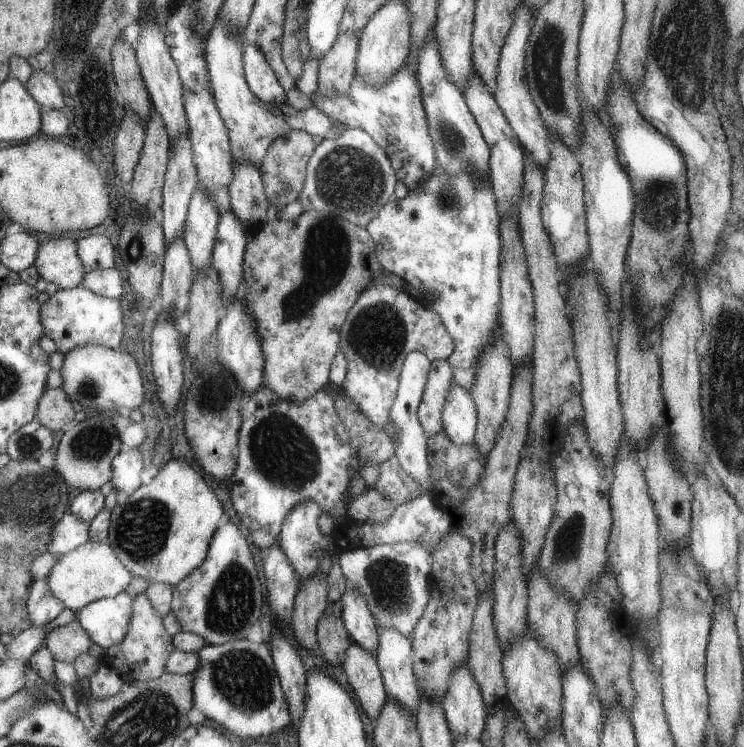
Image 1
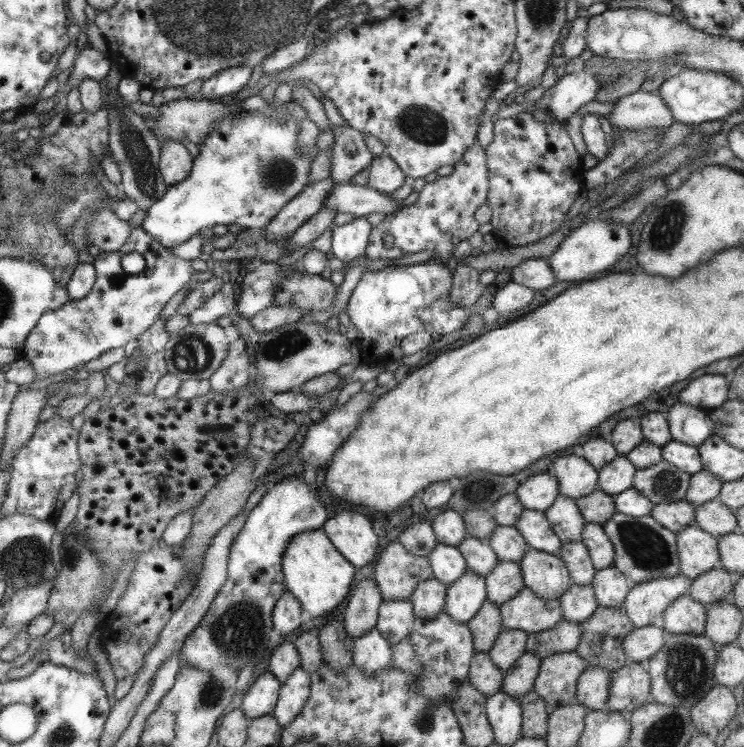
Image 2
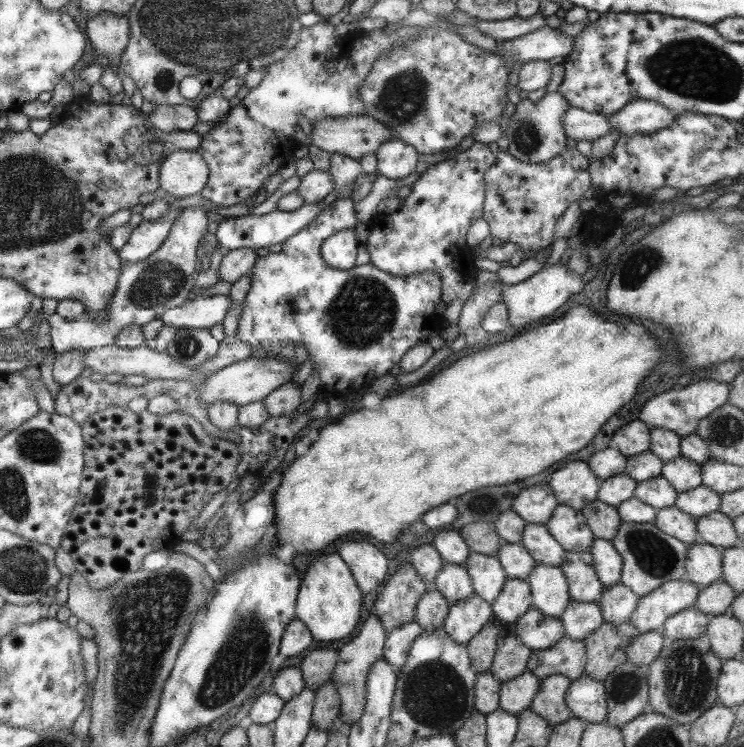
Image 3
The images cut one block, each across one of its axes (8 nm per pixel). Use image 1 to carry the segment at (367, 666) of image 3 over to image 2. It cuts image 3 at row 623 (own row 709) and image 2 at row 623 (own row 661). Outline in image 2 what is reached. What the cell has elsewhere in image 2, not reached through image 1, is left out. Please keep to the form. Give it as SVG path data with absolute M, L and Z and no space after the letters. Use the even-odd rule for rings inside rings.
M373 578L357 582L355 590L351 590L351 598L347 600L347 608L343 610L343 624L353 640L363 634L369 634L369 630L377 626L381 604L383 594L379 592Z

